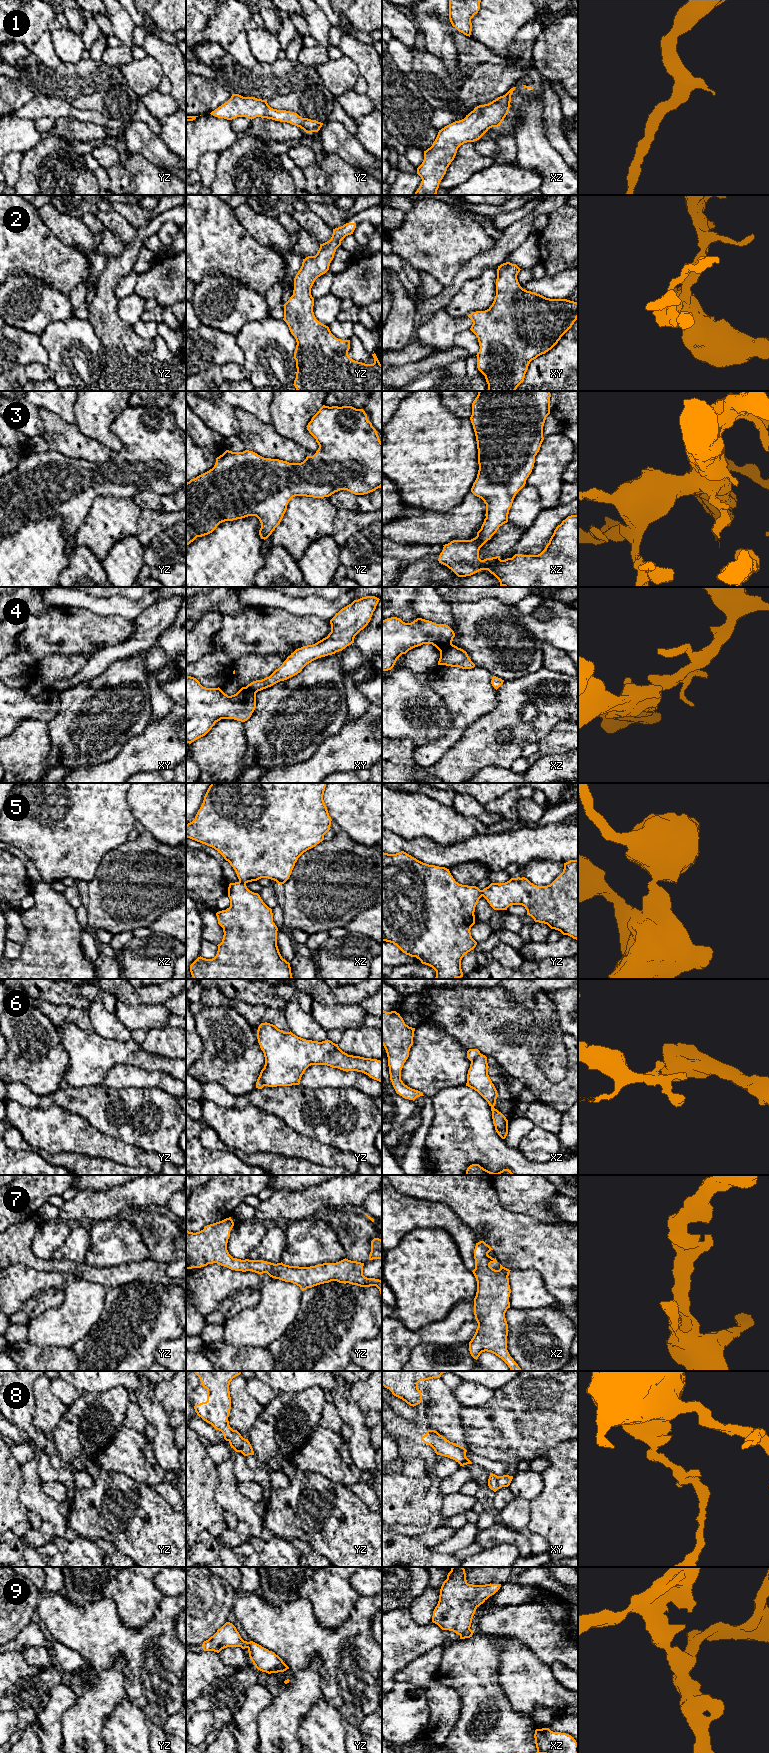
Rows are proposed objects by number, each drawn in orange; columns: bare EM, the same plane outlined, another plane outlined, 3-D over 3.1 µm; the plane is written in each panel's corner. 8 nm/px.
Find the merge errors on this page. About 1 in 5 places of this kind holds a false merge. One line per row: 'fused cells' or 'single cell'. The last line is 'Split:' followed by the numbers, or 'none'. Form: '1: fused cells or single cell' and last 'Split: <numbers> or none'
1: single cell
2: single cell
3: single cell
4: fused cells
5: fused cells
6: fused cells
7: single cell
8: fused cells
9: single cell
Split: 4, 5, 6, 8

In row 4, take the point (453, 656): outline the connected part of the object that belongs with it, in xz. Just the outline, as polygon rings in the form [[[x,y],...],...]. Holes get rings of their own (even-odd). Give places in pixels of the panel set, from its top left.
[[[451,644],[440,651],[438,665],[471,669],[475,664],[471,661],[466,651]]]

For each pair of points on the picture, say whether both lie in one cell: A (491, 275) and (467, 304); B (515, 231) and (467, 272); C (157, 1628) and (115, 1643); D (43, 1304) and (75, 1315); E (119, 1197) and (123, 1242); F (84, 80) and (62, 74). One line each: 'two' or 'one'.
A: one
B: one
C: one
D: two
E: two
F: one

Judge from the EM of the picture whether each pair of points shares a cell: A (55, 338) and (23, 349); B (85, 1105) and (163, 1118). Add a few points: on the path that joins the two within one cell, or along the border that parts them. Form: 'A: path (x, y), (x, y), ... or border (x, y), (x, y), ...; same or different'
A: border (39, 336), (39, 342), (47, 353), (48, 365); different
B: path (104, 1107), (117, 1111), (124, 1105), (144, 1117); same

